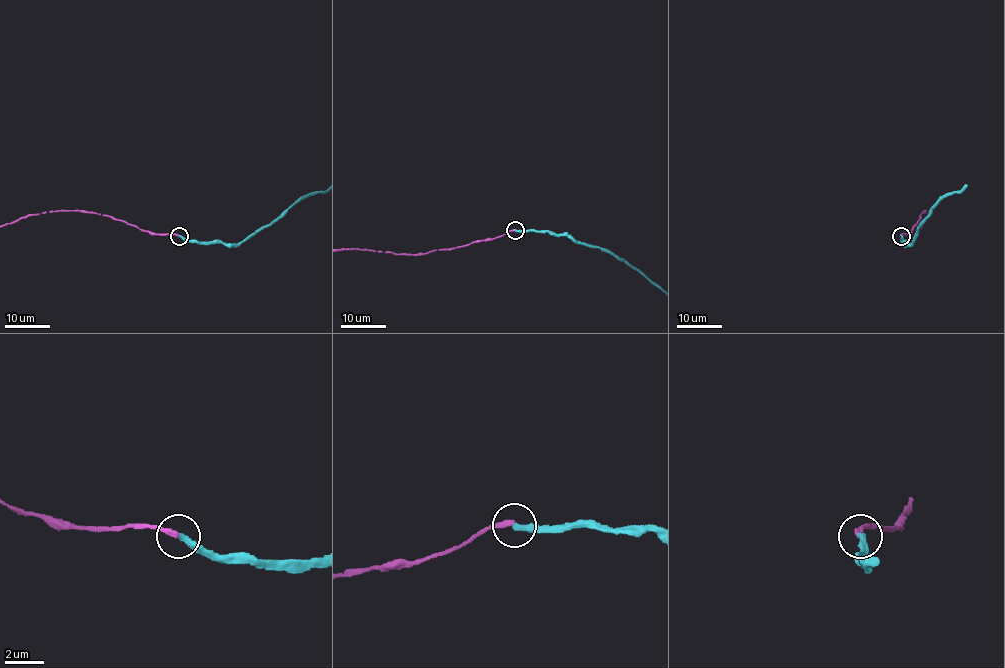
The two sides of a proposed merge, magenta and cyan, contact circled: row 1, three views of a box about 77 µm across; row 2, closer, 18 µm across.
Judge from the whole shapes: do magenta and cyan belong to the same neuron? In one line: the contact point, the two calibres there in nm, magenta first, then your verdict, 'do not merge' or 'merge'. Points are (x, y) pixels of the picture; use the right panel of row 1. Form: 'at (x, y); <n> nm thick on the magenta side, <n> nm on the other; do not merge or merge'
at (901, 236); 240 nm thick on the magenta side, 320 nm on the other; do not merge

